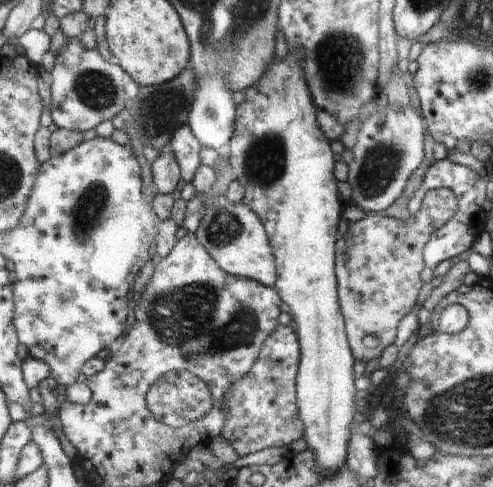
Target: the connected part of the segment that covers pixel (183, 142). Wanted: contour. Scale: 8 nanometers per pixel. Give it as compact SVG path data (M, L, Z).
M186 124L174 134L171 144L172 151L180 161L183 179L193 183L198 170L203 165L202 152L204 152L204 145L198 140L198 136L194 134L190 124Z

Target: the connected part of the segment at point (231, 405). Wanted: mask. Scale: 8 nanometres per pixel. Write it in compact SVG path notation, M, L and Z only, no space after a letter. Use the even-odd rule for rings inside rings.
M286 321L264 340L261 355L250 372L230 388L224 404L228 408L228 422L223 436L240 457L270 446L288 446L304 436L304 424L298 416L298 360L301 360L301 348L292 324Z

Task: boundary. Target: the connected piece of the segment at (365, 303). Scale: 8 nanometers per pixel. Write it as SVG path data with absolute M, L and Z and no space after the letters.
M447 187L430 190L421 203L421 210L402 222L381 213L367 213L366 218L350 223L348 232L337 242L337 277L341 313L345 317L345 332L356 360L374 360L395 342L400 320L418 308L418 296L426 288L422 272L426 272L425 246L430 236L438 232L458 212L457 197Z

